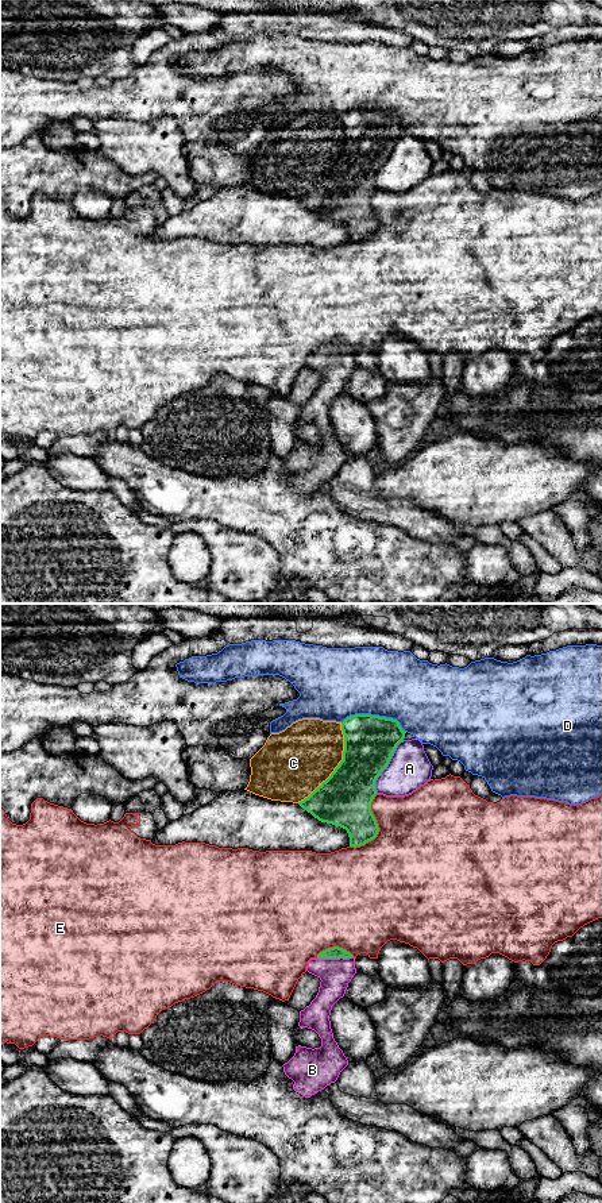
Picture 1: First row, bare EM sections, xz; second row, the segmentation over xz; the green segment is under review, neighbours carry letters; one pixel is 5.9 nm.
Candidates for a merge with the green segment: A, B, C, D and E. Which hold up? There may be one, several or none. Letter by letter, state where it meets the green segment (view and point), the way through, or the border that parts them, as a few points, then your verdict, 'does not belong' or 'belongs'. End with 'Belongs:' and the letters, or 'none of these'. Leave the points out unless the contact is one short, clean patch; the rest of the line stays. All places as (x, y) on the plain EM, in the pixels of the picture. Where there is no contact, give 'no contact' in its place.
A: meets green in xz at (386, 161); does not belong
B: meets green in xz at (335, 353); runs through xz (335, 347), (335, 353), (335, 369); belongs
C: meets green in xz at (338, 161); does not belong
D: meets green in xz at (375, 111); does not belong
E: meets green in xz at (378, 223); does not belong
Belongs: B

